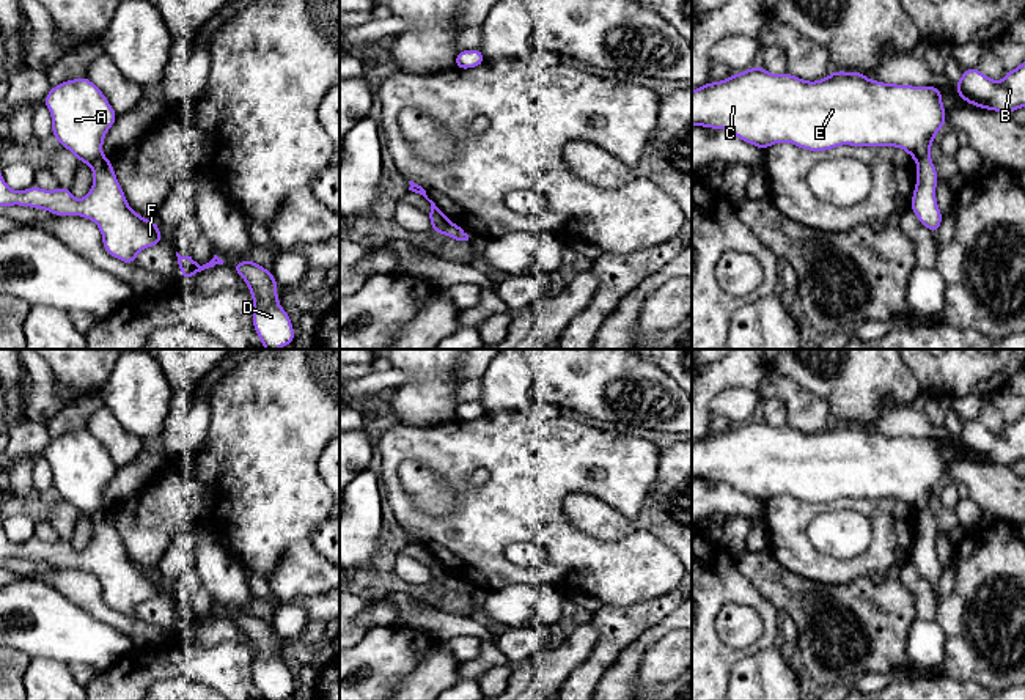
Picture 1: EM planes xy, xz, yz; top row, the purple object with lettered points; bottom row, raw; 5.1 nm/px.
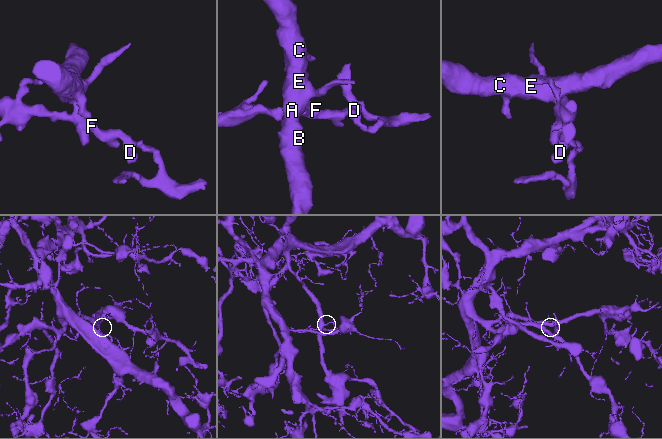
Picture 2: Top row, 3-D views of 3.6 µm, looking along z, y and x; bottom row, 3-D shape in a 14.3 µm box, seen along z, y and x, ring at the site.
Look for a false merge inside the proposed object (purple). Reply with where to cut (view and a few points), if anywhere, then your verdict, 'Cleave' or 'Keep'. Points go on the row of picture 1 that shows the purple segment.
Split along xy (101, 154), (90, 164). Cleave

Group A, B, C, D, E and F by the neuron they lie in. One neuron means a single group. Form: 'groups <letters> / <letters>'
groups A B C E / D F

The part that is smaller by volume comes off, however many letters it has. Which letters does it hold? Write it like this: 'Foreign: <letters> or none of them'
Foreign: D, F

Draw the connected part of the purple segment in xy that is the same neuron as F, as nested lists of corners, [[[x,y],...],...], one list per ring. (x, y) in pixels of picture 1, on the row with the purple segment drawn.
[[[99,156],[90,165],[94,181],[82,200],[74,198],[66,186],[57,190],[36,186],[11,190],[0,171],[0,206],[19,204],[46,209],[57,217],[82,216],[90,219],[99,227],[102,247],[110,256],[126,264],[137,264],[138,252],[163,242],[159,225],[146,220],[129,206],[113,171],[112,159]]]

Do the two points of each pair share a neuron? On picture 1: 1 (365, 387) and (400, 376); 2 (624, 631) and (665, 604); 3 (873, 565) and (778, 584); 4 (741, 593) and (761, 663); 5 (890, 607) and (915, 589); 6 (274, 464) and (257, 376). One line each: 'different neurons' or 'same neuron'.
1: same neuron
2: same neuron
3: different neurons
4: different neurons
5: different neurons
6: same neuron

